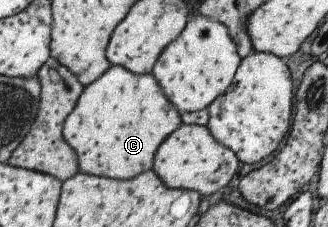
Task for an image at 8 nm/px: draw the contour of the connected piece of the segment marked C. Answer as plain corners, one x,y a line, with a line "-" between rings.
111,65
109,70
84,88
75,108
65,119
62,133
77,153
78,172
125,180
154,168
157,149
182,125
180,116
152,72
138,75
121,65

